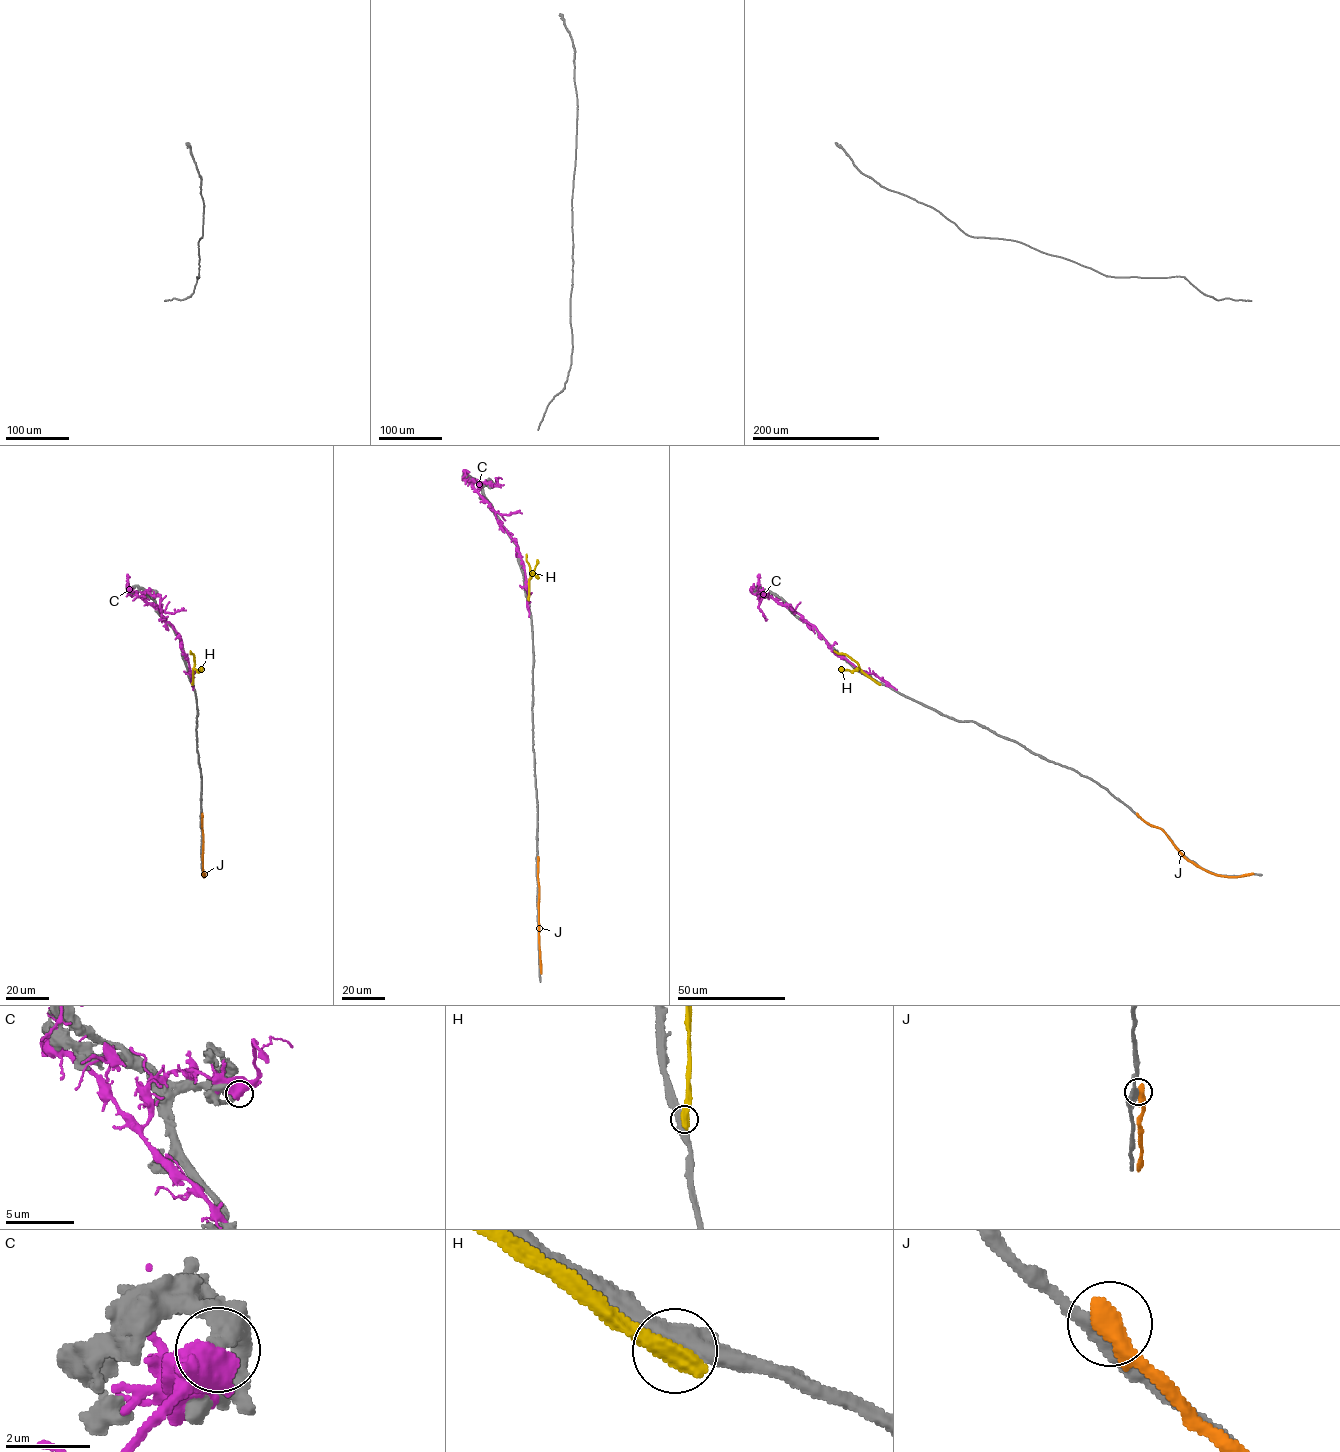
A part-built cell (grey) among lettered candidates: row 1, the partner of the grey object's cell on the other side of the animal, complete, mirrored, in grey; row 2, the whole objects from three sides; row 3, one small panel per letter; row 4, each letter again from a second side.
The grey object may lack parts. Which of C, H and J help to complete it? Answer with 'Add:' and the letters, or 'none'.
Add: none

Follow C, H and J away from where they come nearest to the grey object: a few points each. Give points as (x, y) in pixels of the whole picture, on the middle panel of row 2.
C: (493, 486), (482, 483), (478, 492), (516, 543), (526, 577), (529, 617)
H: (528, 599), (531, 574), (526, 554)
J: (538, 857), (541, 973)

